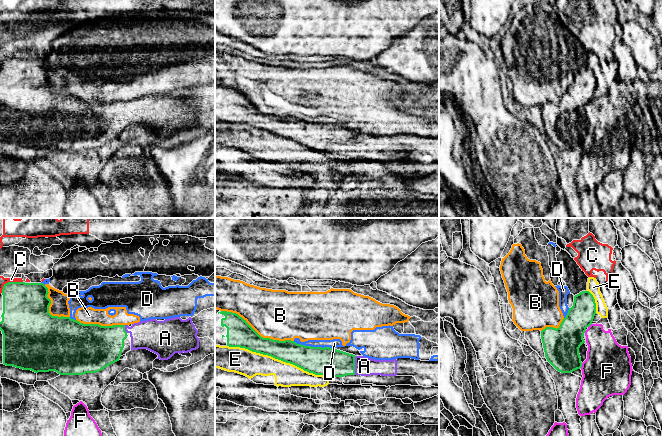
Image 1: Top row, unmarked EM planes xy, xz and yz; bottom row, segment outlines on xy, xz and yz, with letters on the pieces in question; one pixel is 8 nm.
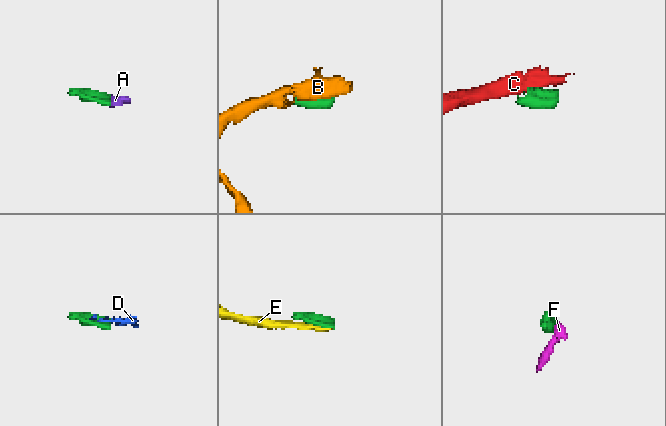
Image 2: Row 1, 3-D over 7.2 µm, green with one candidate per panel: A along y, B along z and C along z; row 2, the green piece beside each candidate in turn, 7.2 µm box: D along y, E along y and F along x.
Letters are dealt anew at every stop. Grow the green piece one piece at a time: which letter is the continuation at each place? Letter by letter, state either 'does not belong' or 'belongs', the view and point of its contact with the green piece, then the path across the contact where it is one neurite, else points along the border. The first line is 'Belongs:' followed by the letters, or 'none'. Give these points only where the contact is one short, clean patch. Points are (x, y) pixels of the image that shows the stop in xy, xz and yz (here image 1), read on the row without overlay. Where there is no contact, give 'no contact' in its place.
Belongs: A
A: belongs; meets green in xz at (354, 141)
B: does not belong; meets green in xz at (256, 108)
C: does not belong; meets green in xy at (9, 58)
D: does not belong; meets green in xz at (314, 123)
E: does not belong; meets green in xz at (277, 134)
F: does not belong; meets green in yz at (581, 141)

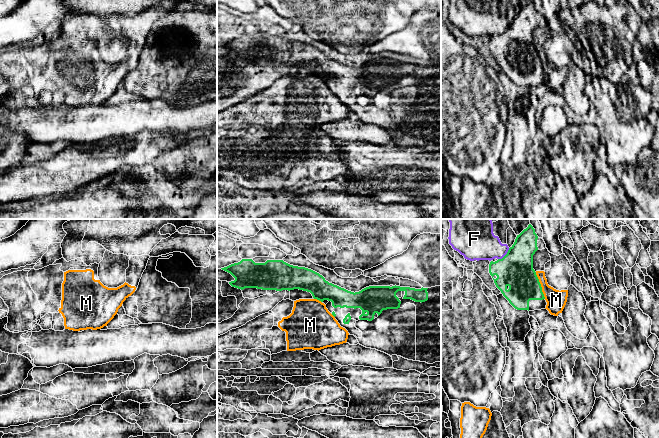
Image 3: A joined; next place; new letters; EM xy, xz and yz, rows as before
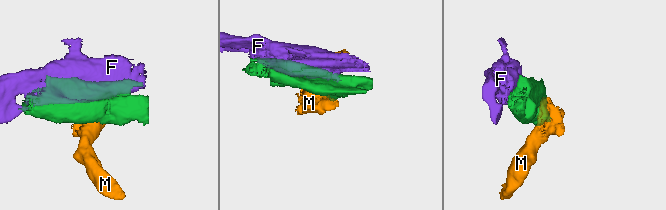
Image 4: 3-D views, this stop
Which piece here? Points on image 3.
Belongs: none
F: does not belong; meets green in yz at (505, 31)
M: does not belong; meets green in yz at (540, 61); border along yz (535, 48), (545, 74)

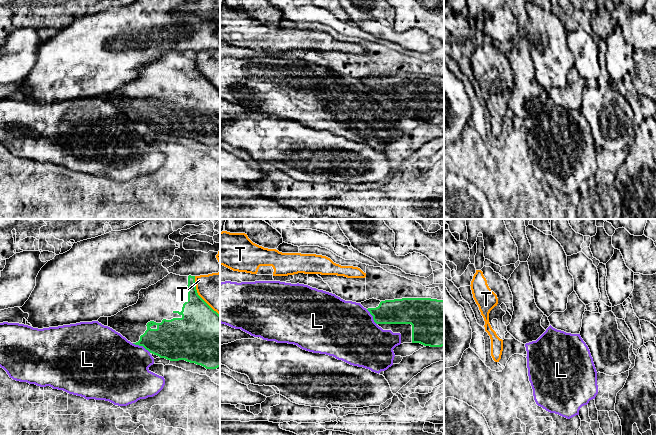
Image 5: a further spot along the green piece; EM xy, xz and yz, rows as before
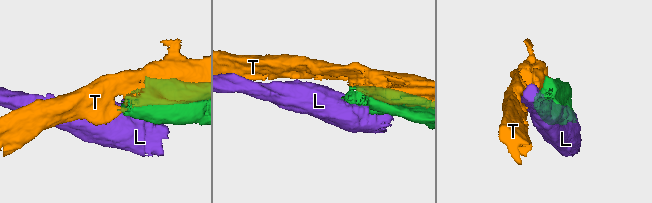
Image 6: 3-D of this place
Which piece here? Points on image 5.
Belongs: none
L: does not belong; meets green in xy at (141, 121); border along xy (132, 119), (142, 121), (150, 128)
T: does not belong; meets green in xy at (199, 72)

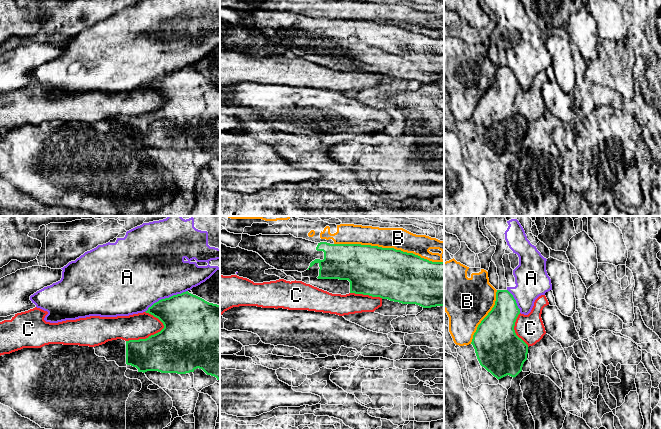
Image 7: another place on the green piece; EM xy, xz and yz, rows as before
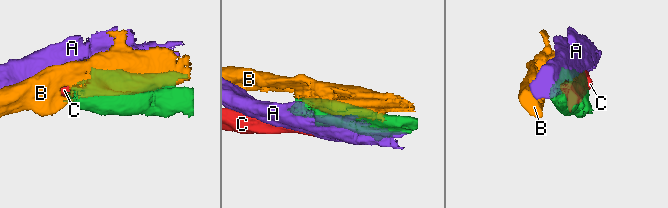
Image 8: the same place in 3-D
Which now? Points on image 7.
Belongs: none
A: does not belong; meets green in xy at (165, 74)
B: does not belong; meets green in xz at (389, 24)
C: does not belong; meets green in xy at (146, 114)

